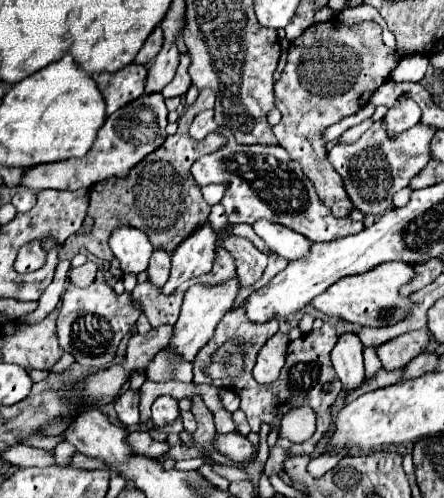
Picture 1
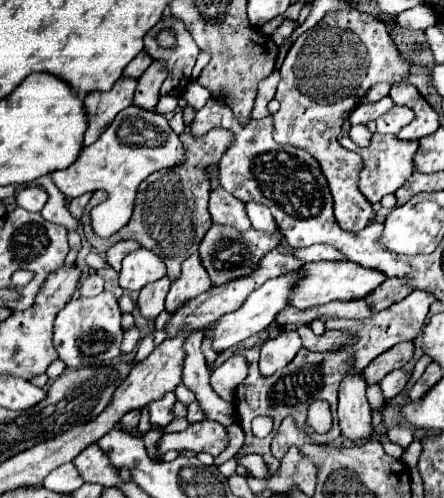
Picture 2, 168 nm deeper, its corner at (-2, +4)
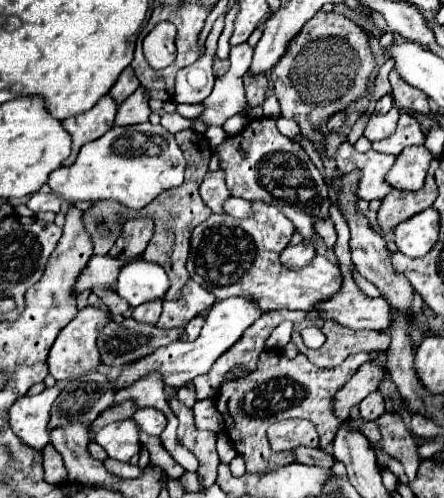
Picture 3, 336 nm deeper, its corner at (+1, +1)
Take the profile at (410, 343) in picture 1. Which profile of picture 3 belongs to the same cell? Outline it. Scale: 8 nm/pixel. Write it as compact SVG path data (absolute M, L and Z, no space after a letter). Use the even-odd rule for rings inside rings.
M364 363L352 377L350 381L334 395L334 405L332 411L338 421L346 421L350 417L350 407L360 403L366 395L376 391L380 377L384 375L384 369L374 367L370 363Z

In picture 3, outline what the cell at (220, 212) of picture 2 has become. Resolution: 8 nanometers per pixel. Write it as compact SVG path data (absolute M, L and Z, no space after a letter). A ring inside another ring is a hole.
M218 169L214 173L206 173L202 185L200 185L200 197L202 201L214 211L214 213L222 213L222 201L226 201L228 189L226 189L226 179L224 179L224 171Z

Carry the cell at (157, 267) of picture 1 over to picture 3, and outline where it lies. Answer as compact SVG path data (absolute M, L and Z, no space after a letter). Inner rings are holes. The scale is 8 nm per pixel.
M150 301L146 305L138 305L132 309L132 317L140 323L150 323L154 325L160 317L160 311L162 311L162 301Z

